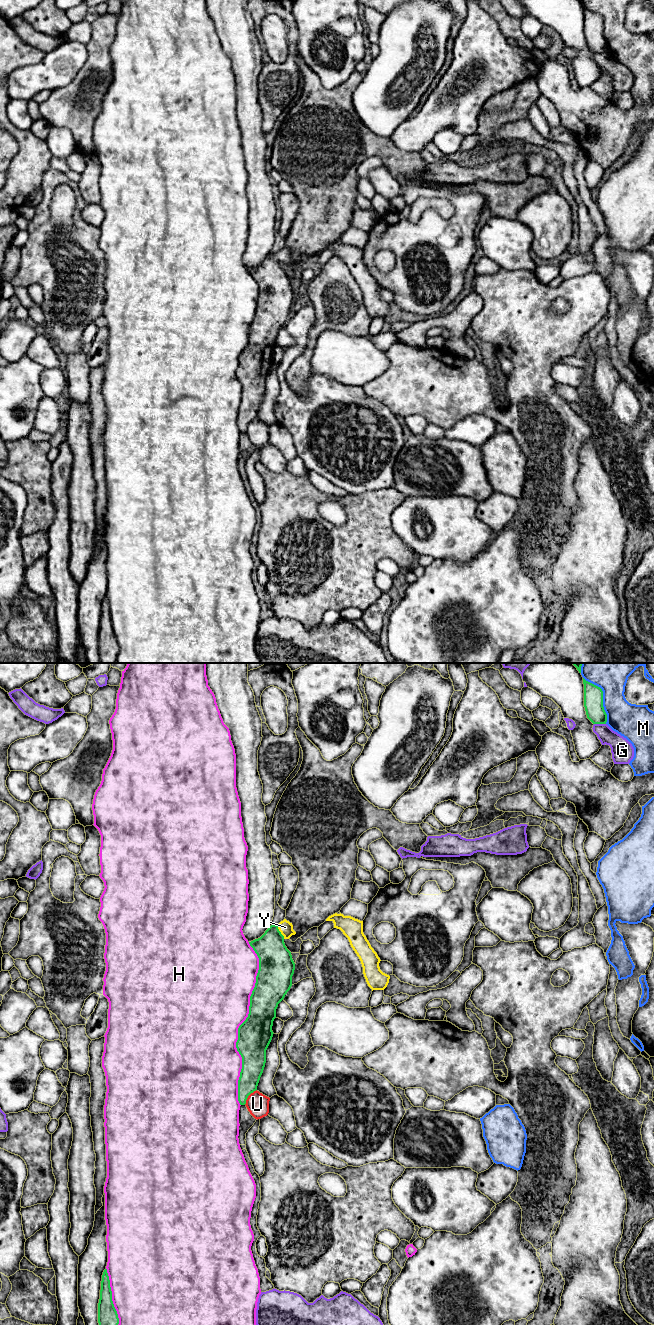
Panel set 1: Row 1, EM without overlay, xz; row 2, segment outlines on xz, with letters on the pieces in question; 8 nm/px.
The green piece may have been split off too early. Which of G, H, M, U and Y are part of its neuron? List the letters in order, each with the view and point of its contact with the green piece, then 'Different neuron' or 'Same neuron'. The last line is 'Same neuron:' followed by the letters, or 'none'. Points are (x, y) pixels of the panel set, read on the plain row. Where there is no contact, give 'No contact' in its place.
G: Touches green at xz (600, 51). Different neuron
H: Touches green at xz (241, 352). Different neuron
M: Touches green at xz (602, 25). Different neuron
U: Touches green at xz (248, 423). Different neuron
Y: Touches green at xz (280, 260). Same neuron
Same neuron: Y

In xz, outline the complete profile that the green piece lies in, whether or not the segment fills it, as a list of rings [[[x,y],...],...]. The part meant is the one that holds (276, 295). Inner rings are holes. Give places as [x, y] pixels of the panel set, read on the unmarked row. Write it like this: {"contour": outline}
{"contour": [[[284,247],[278,253],[272,252],[260,266],[249,270],[259,286],[259,298],[250,324],[249,342],[238,356],[236,370],[237,379],[242,385],[242,397],[238,408],[240,433],[245,433],[248,424],[257,418],[266,391],[266,378],[274,362],[272,354],[276,346],[276,337],[292,314],[295,291],[284,268],[295,262],[292,251]]]}

